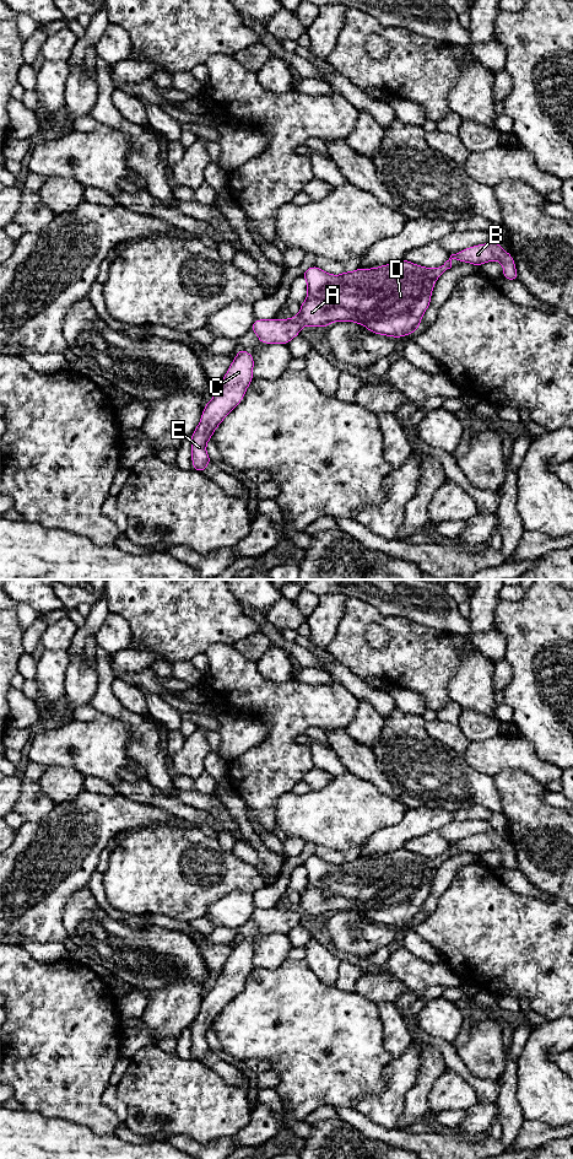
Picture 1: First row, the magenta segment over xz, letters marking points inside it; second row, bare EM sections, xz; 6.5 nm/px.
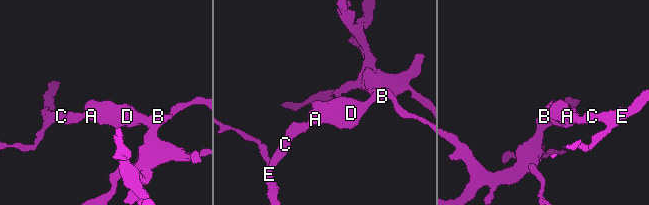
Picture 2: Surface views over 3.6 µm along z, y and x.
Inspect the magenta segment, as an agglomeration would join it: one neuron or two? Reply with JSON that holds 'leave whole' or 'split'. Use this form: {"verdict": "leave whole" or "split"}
{"verdict": "leave whole"}

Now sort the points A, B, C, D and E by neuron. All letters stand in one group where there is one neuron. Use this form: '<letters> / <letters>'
A B C D E

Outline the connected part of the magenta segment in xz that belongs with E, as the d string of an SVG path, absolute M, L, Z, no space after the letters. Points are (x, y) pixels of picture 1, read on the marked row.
M239 349L212 399L204 406L200 422L190 436L193 470L204 473L212 462L206 444L225 417L244 399L253 381L254 357Z

